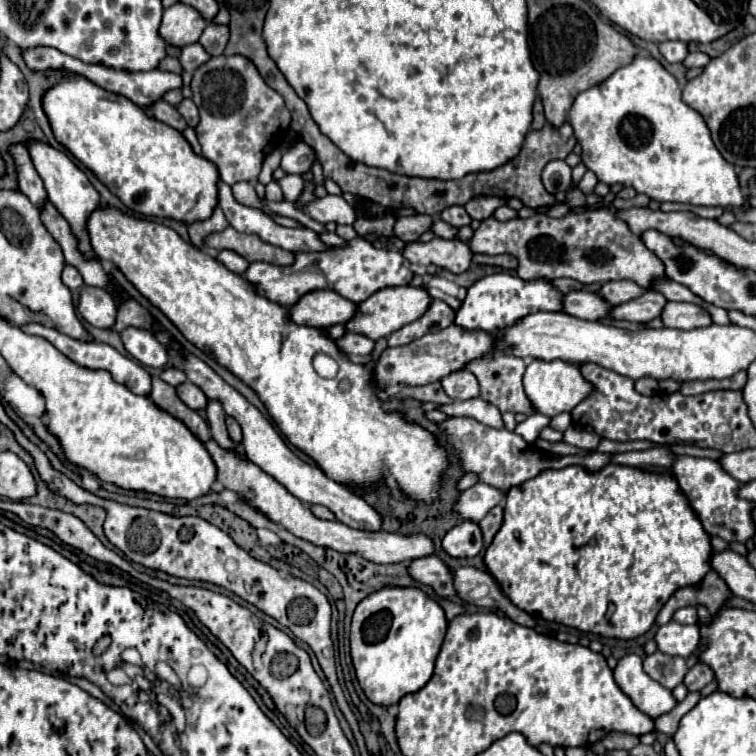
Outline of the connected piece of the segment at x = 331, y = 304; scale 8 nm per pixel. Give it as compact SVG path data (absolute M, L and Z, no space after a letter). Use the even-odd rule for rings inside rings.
M317 289L299 297L299 301L289 307L289 315L295 323L309 327L343 325L355 315L355 303L343 299L335 291Z

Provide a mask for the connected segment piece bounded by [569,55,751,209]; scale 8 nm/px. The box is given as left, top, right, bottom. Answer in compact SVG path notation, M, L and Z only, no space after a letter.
M635 57L631 65L617 69L601 85L591 87L575 97L569 111L569 123L575 131L577 141L583 147L581 161L591 169L599 181L607 185L633 187L659 203L685 203L725 209L749 209L749 201L741 193L737 173L731 163L715 149L709 129L703 117L681 101L681 87L677 79L653 57Z

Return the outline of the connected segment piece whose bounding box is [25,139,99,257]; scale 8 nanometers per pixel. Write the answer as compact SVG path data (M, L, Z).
M29 139L27 143L27 149L29 149L29 155L31 155L31 161L39 173L39 177L43 179L45 183L45 189L47 189L47 195L51 199L51 203L59 209L59 213L69 221L73 233L77 235L79 239L79 251L87 257L95 257L95 253L91 251L91 245L89 245L89 237L87 237L87 231L85 231L85 221L89 217L89 213L93 209L99 207L99 193L95 191L95 187L89 183L87 175L73 163L73 159L61 151L61 149L55 149L51 147L49 143L43 143L39 139Z

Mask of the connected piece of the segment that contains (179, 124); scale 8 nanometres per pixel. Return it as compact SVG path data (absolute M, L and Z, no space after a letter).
M157 99L153 105L149 105L149 107L147 107L147 113L153 115L155 119L159 119L159 121L171 125L171 127L177 129L177 131L183 131L183 129L185 129L183 117L177 113L177 109L175 109L173 105L165 103L163 99Z

